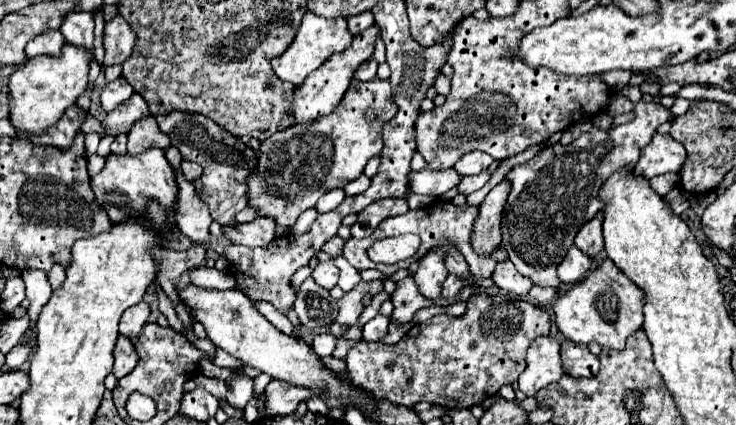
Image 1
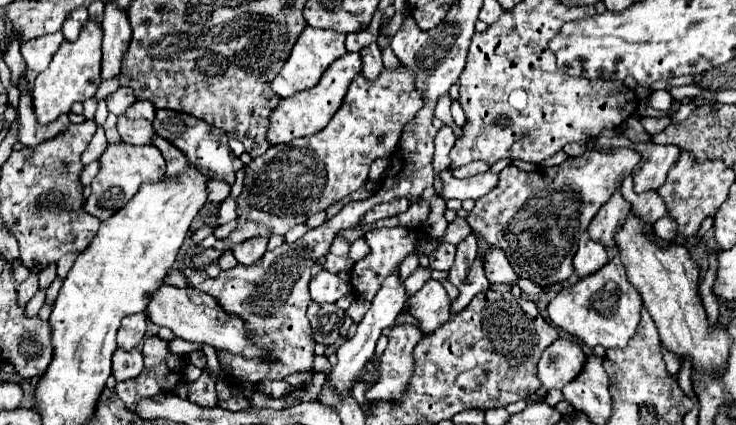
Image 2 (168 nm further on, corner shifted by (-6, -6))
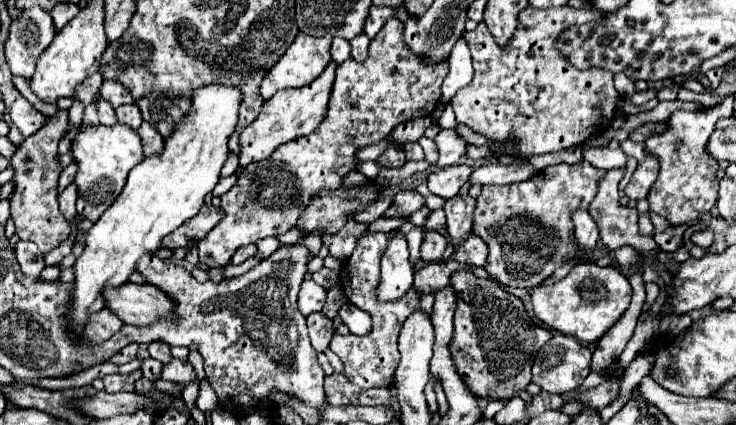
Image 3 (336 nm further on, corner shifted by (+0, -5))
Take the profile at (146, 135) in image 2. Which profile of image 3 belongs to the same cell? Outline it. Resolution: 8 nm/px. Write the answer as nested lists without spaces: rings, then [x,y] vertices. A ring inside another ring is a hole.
[[[97,95],[95,99],[97,99],[97,111],[99,111],[99,121],[101,121],[101,125],[115,125],[117,121],[115,121],[115,111],[113,111],[111,103],[103,101],[99,95]]]

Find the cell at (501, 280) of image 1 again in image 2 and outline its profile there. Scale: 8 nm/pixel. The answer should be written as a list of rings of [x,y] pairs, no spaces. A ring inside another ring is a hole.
[[[489,246],[489,250],[483,252],[483,270],[489,282],[495,284],[517,282],[517,274],[513,274],[513,268],[509,266],[505,254],[495,246]]]

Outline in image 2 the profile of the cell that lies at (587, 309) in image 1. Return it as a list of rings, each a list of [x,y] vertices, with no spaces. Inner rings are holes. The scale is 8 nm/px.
[[[615,256],[595,274],[589,274],[577,280],[573,286],[563,288],[549,302],[547,314],[553,326],[579,338],[589,348],[603,346],[607,350],[607,348],[623,348],[629,342],[629,338],[635,334],[639,326],[641,306],[643,306],[641,294],[629,284],[625,266],[621,258]]]

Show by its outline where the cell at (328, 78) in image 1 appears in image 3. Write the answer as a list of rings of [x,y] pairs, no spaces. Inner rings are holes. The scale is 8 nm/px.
[[[331,61],[327,65],[327,69],[309,85],[299,87],[299,89],[281,89],[279,93],[275,93],[269,101],[265,101],[259,117],[247,125],[247,129],[243,129],[241,133],[241,155],[239,155],[239,167],[247,167],[253,161],[261,161],[271,157],[271,153],[287,143],[297,139],[299,135],[309,135],[311,131],[315,131],[319,127],[319,123],[323,121],[325,113],[327,113],[327,103],[331,97],[331,85],[335,79],[335,61]]]

